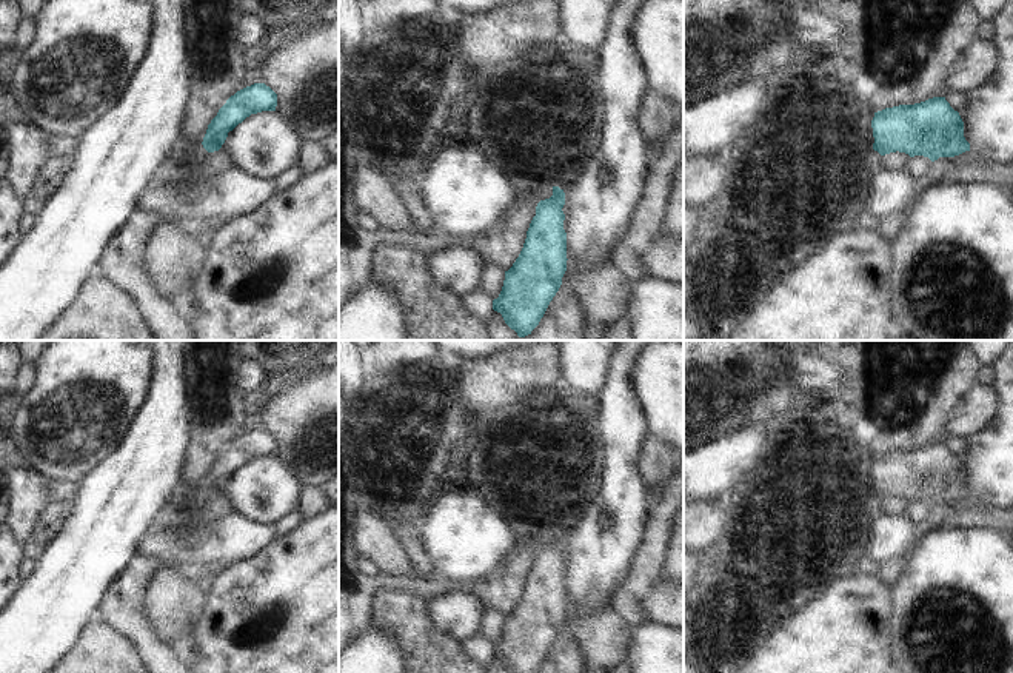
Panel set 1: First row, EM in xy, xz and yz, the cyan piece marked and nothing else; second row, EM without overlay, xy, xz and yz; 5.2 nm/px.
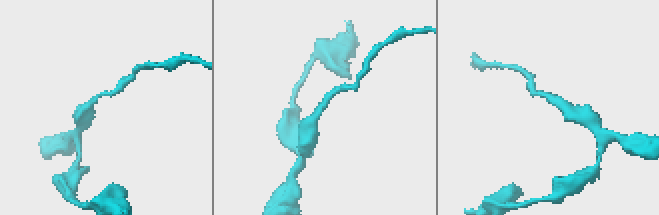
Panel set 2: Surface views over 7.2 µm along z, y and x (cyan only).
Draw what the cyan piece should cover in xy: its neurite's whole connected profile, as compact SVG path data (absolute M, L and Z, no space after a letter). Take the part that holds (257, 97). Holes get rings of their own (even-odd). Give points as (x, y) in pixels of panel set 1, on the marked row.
M254 83L237 91L226 100L208 125L202 142L203 148L208 152L219 151L225 143L228 132L246 117L262 111L276 111L276 106L277 94L265 83Z

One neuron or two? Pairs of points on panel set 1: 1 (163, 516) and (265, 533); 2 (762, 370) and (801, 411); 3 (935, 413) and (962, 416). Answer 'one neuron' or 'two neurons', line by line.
1: two neurons
2: one neuron
3: two neurons

